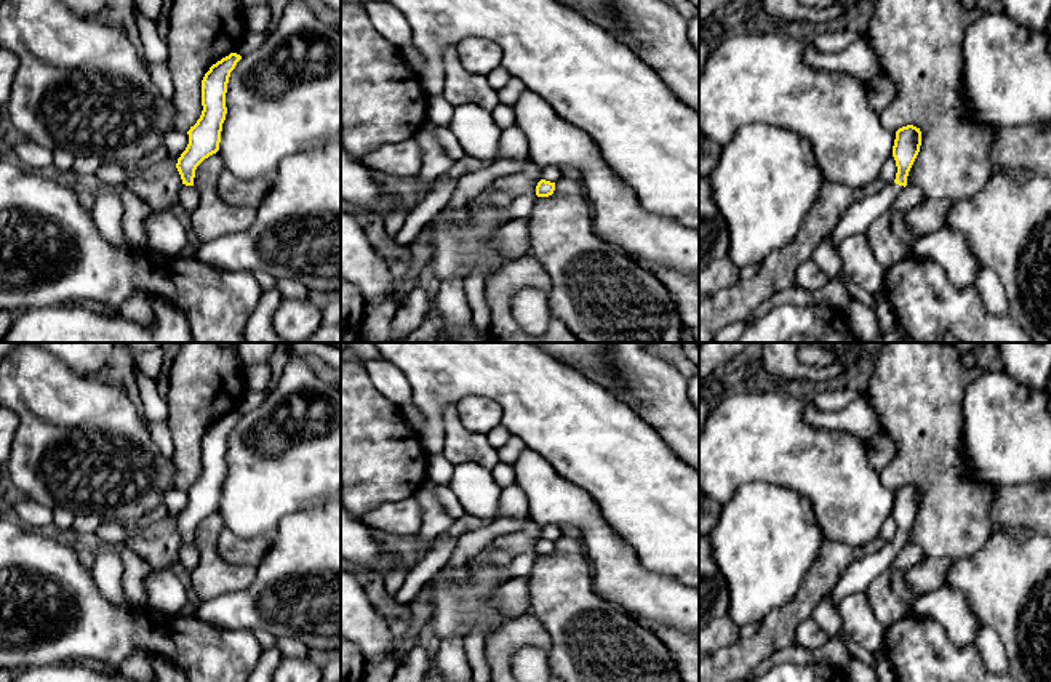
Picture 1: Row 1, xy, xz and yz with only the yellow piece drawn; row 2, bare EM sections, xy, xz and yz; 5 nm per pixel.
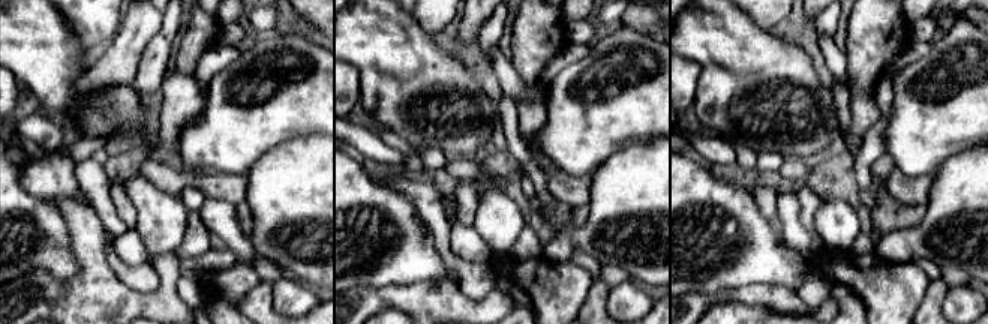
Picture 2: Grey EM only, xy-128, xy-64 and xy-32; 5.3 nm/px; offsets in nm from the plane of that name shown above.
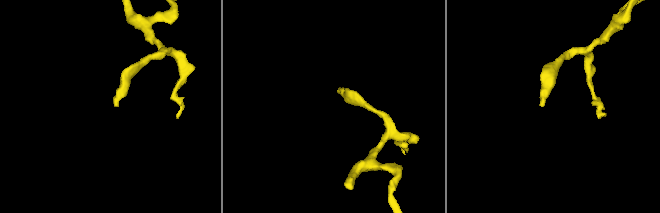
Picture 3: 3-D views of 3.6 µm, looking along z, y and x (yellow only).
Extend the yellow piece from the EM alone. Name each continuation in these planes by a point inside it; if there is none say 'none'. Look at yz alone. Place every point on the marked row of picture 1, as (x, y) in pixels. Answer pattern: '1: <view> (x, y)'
1: yz (859, 216)

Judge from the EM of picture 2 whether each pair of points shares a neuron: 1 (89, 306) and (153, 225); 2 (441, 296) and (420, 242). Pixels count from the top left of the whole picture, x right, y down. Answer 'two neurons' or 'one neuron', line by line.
1: two neurons
2: two neurons

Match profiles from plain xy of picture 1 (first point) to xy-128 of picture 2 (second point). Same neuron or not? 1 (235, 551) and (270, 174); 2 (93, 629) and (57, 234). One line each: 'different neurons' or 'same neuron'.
1: different neurons
2: same neuron

